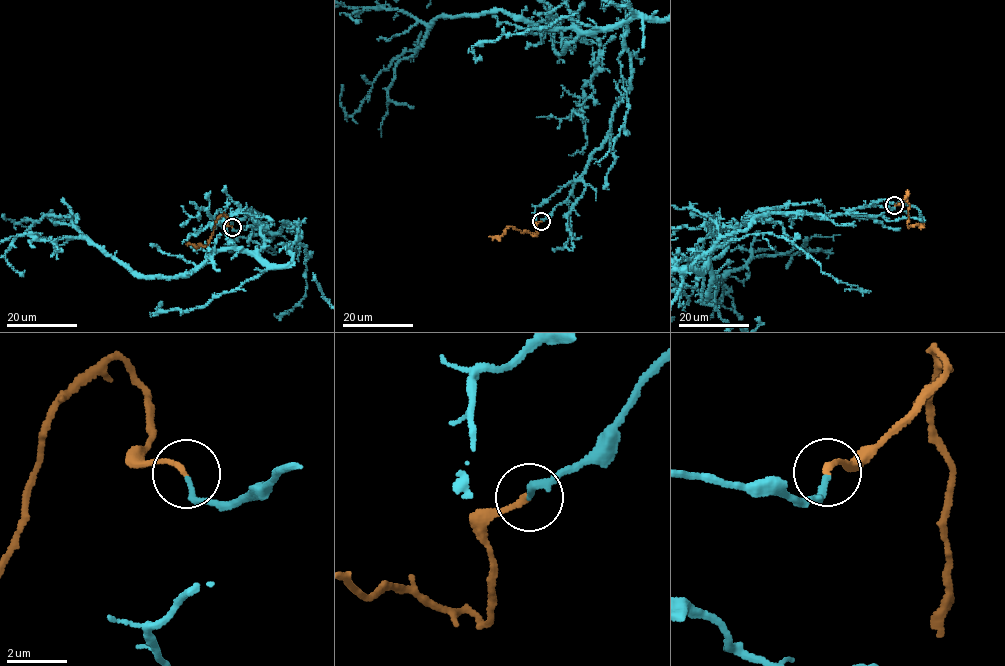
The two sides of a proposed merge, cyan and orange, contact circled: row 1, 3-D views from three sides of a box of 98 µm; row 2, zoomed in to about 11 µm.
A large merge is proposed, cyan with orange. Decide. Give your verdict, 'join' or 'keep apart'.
join

